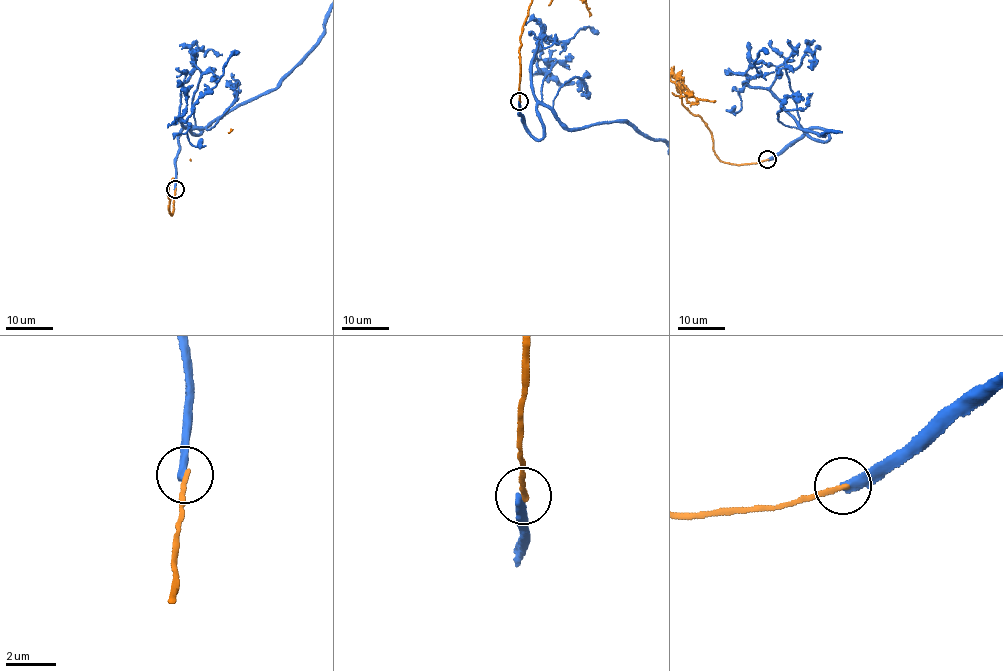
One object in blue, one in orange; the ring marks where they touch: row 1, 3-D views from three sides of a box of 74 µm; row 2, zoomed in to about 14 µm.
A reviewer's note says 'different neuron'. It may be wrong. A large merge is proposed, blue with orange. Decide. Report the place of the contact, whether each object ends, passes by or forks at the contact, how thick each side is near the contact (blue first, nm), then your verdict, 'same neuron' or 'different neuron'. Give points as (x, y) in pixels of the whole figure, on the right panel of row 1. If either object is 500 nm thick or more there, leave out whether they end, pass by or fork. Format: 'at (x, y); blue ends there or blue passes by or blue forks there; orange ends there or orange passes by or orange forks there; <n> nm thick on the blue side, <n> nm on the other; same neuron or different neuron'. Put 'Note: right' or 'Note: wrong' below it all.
at (767, 159); blue ends there; orange ends there; 360 nm thick on the blue side, 200 nm on the other; different neuron
Note: right

